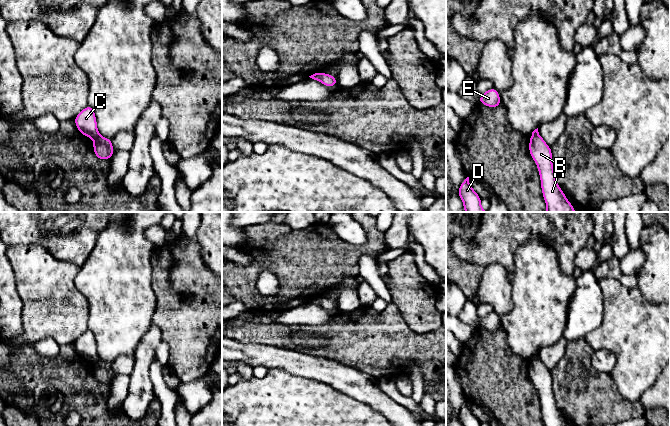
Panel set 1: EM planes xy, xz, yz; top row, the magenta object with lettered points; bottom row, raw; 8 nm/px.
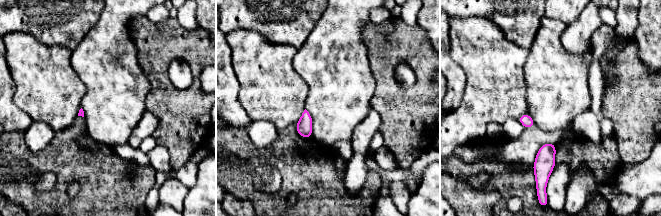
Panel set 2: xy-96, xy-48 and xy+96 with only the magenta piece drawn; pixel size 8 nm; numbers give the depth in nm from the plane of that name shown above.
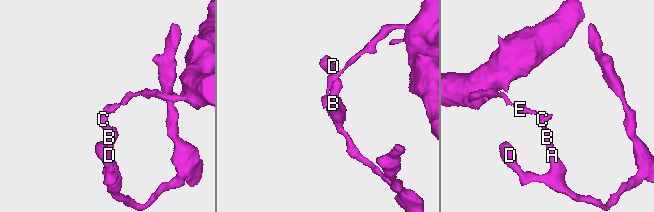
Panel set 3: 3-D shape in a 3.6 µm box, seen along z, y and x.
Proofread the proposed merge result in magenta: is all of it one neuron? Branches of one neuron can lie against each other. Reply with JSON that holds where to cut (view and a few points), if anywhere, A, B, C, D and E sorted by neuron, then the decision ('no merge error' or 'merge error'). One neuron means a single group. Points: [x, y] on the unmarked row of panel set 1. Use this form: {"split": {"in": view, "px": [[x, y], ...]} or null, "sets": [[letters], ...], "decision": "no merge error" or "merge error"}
{"split": {"in": "xz", "px": [[321, 297], [320, 305]]}, "sets": [["A", "B", "D"], ["C", "E"]], "decision": "merge error"}

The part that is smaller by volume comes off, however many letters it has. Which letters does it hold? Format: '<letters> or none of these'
A, B, D

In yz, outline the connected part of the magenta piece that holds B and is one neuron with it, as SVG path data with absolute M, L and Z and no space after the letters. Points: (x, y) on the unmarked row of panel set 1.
M531 360L529 377L535 385L541 404L541 413L545 426L569 426L557 408L552 388L552 374L540 360Z

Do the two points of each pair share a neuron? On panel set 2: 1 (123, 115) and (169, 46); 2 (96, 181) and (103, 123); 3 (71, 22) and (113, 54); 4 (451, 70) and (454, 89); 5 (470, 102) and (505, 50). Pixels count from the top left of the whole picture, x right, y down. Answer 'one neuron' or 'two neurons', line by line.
1: two neurons
2: two neurons
3: two neurons
4: one neuron
5: one neuron

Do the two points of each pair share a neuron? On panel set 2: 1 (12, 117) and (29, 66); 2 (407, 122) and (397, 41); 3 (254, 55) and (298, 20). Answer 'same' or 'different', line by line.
1: different
2: same
3: different

